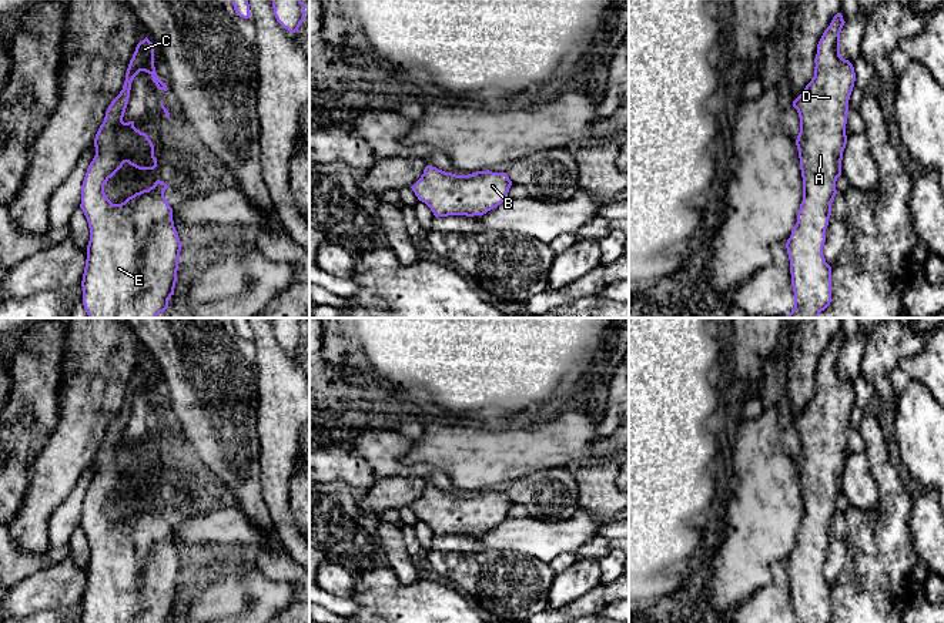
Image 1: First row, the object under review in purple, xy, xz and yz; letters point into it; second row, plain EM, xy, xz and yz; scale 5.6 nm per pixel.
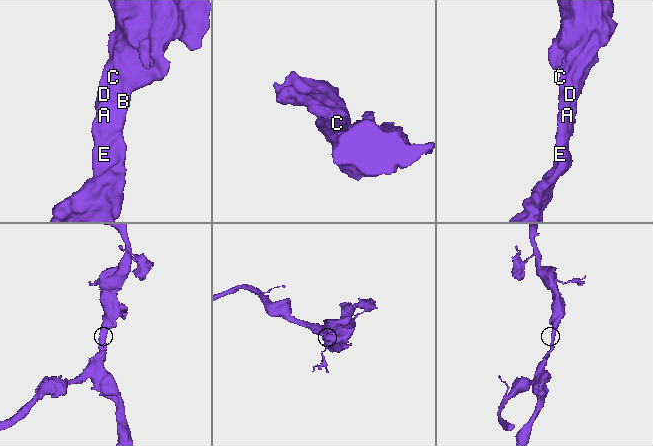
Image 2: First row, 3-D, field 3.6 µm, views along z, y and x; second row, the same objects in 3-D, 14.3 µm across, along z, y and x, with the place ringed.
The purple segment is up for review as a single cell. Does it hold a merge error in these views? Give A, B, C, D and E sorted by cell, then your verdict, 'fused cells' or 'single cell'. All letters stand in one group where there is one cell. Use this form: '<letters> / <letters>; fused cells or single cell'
A B C D E; single cell

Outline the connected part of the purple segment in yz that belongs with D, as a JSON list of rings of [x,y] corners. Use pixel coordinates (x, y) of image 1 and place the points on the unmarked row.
[[[837,332],[824,349],[817,364],[814,396],[793,421],[800,436],[796,465],[803,496],[803,520],[786,562],[794,623],[831,622],[831,586],[823,566],[836,500],[841,495],[848,419],[856,401],[853,383],[840,375],[844,342]]]

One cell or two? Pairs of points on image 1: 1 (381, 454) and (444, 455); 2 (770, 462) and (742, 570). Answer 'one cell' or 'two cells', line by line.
1: two cells
2: one cell

